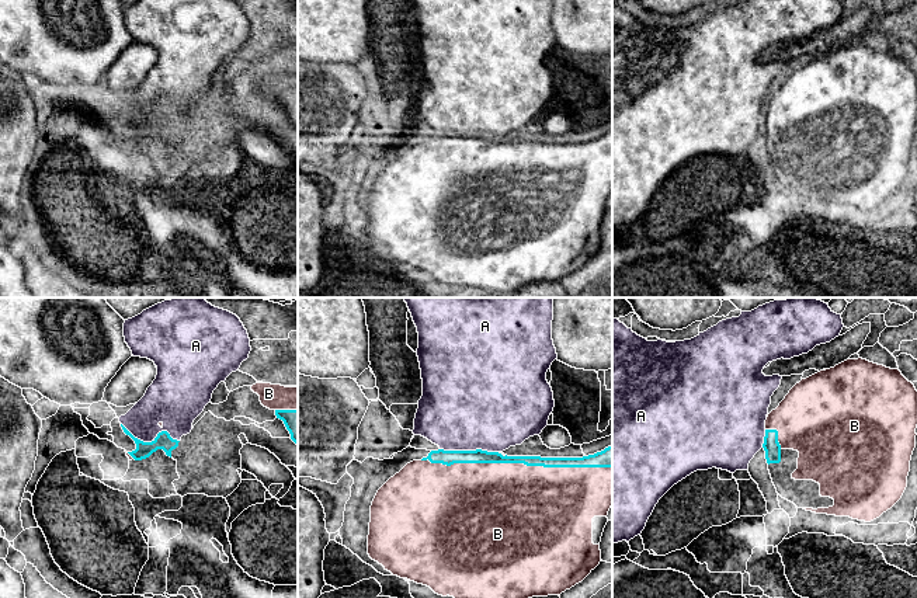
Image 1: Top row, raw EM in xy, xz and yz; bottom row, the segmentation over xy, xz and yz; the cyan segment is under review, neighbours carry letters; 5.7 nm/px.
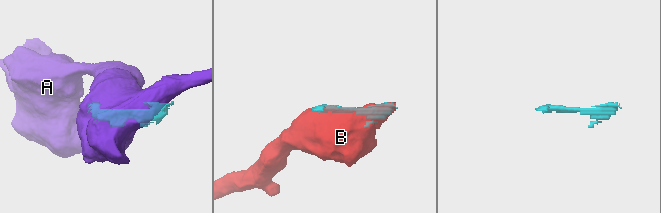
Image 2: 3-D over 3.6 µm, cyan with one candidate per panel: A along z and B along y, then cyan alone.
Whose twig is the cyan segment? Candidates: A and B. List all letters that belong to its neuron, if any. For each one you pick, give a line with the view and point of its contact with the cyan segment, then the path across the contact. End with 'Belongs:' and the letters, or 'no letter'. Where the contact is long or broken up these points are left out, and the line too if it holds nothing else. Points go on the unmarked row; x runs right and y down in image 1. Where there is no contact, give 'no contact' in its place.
B: xz (517, 148)
Belongs: B

